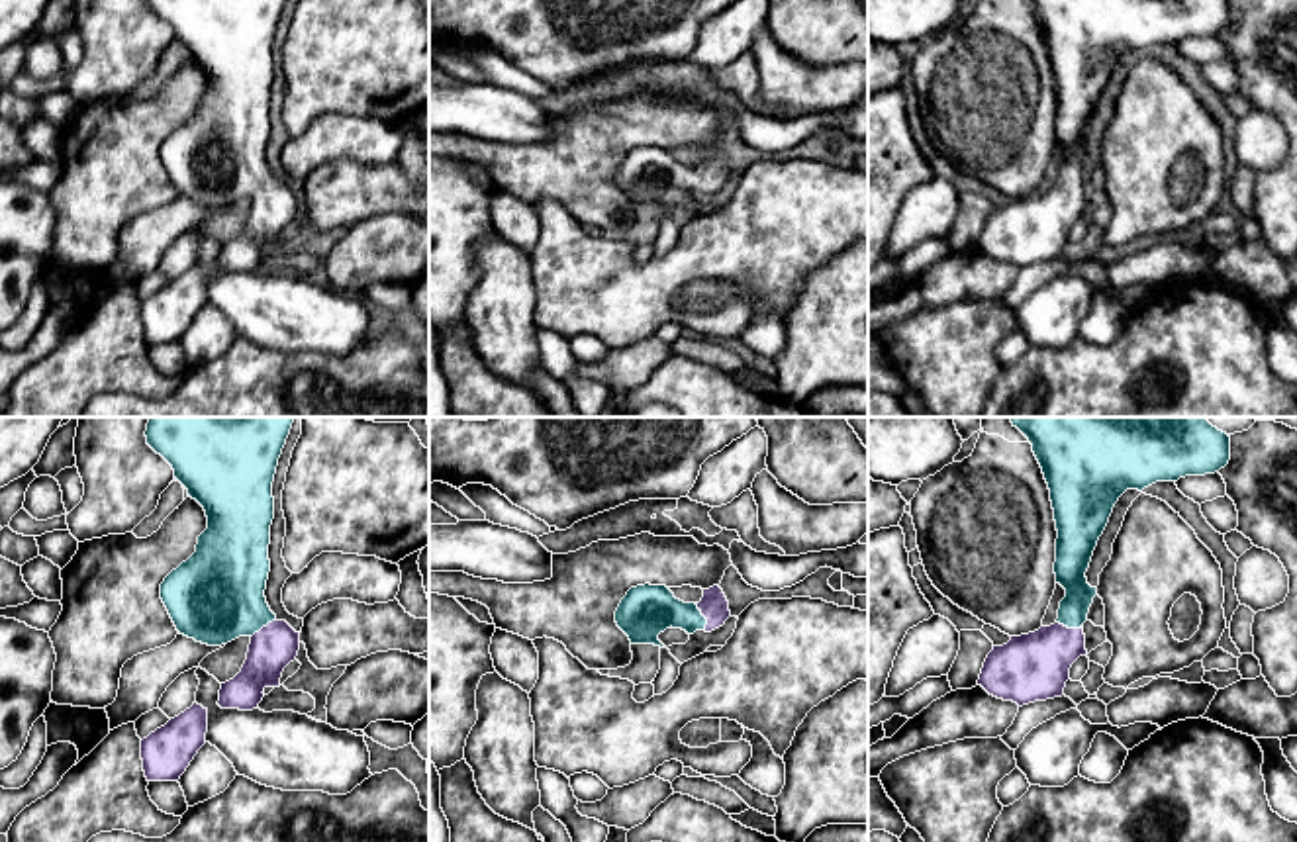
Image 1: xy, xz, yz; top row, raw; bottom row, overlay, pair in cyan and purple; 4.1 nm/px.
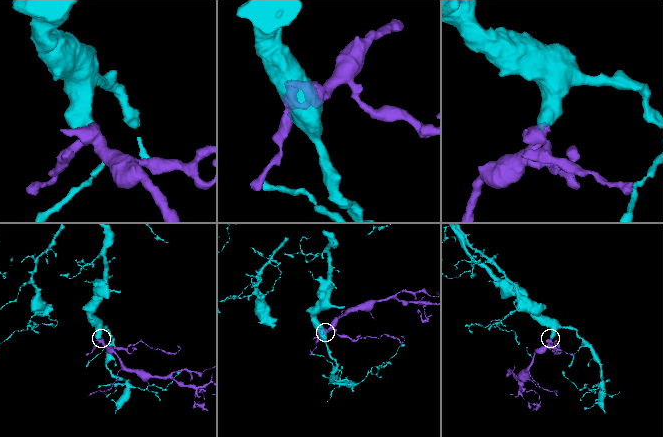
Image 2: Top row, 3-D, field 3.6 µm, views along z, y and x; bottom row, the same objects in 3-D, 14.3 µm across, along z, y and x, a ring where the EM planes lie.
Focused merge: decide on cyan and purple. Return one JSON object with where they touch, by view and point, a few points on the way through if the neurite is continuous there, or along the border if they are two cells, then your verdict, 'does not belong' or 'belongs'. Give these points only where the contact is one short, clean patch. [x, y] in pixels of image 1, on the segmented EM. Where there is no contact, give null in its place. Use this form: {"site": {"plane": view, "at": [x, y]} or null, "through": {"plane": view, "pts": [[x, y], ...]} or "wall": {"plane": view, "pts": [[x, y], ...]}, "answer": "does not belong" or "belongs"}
{"site": {"plane": "xz", "at": [704, 617]}, "through": {"plane": "xz", "pts": [[645, 611], [704, 617], [714, 606]]}, "answer": "belongs"}

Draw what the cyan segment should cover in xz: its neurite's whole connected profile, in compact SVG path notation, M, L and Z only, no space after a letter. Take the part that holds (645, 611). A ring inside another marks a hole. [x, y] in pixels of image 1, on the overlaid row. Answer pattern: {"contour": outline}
{"contour": "M637 585L627 591L615 611L617 627L631 644L654 644L666 648L658 634L666 629L711 632L731 617L729 601L719 585L703 589L699 603L684 603L666 585Z"}

